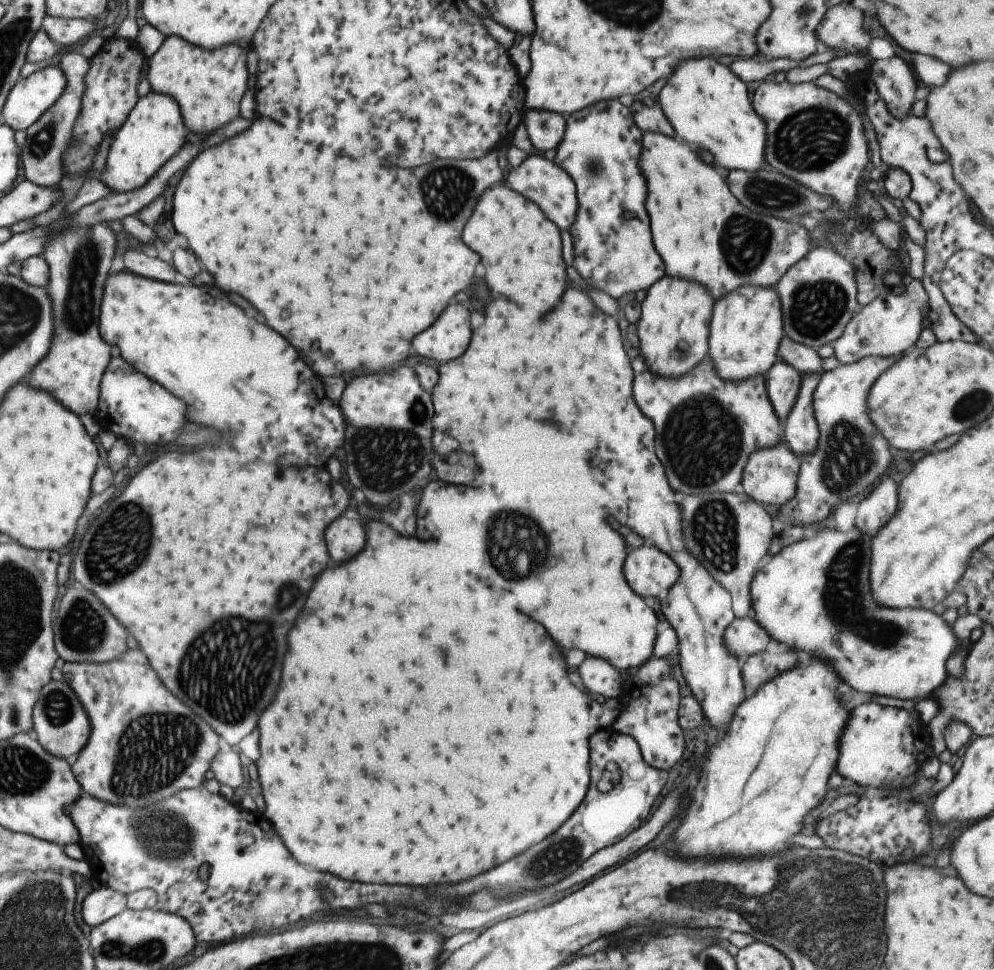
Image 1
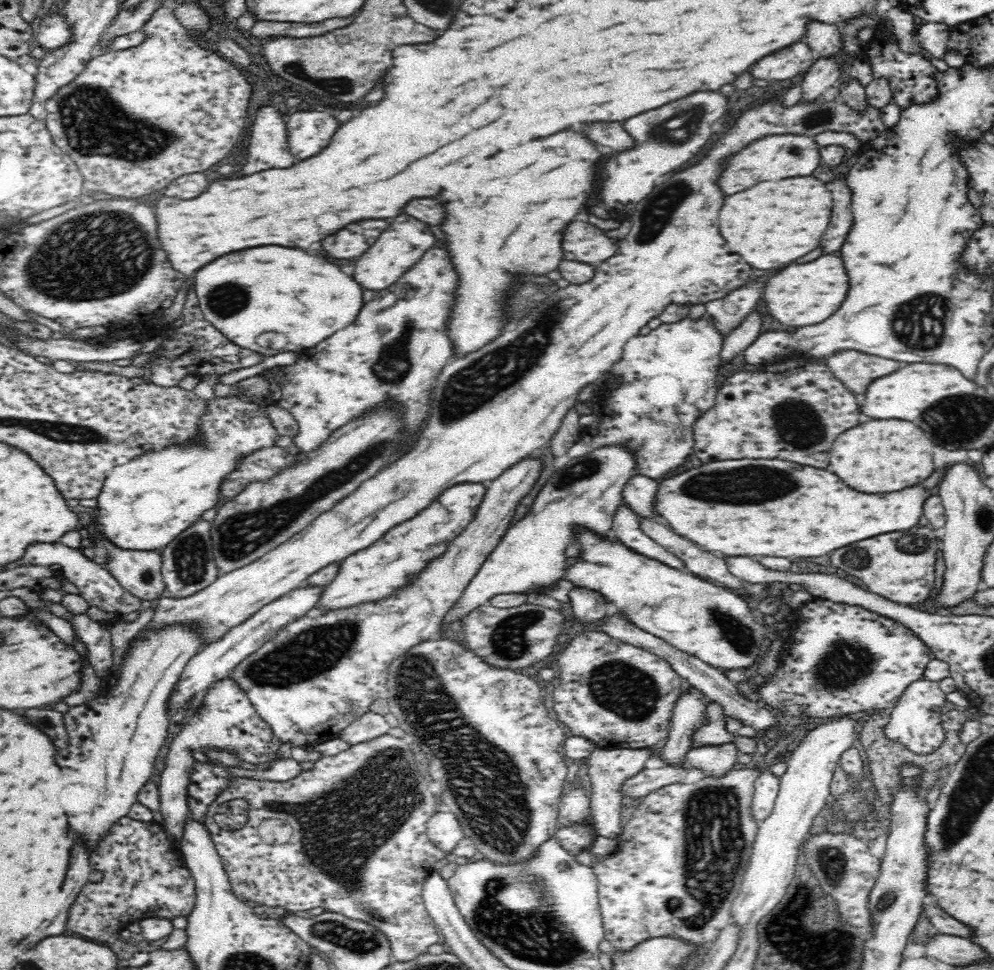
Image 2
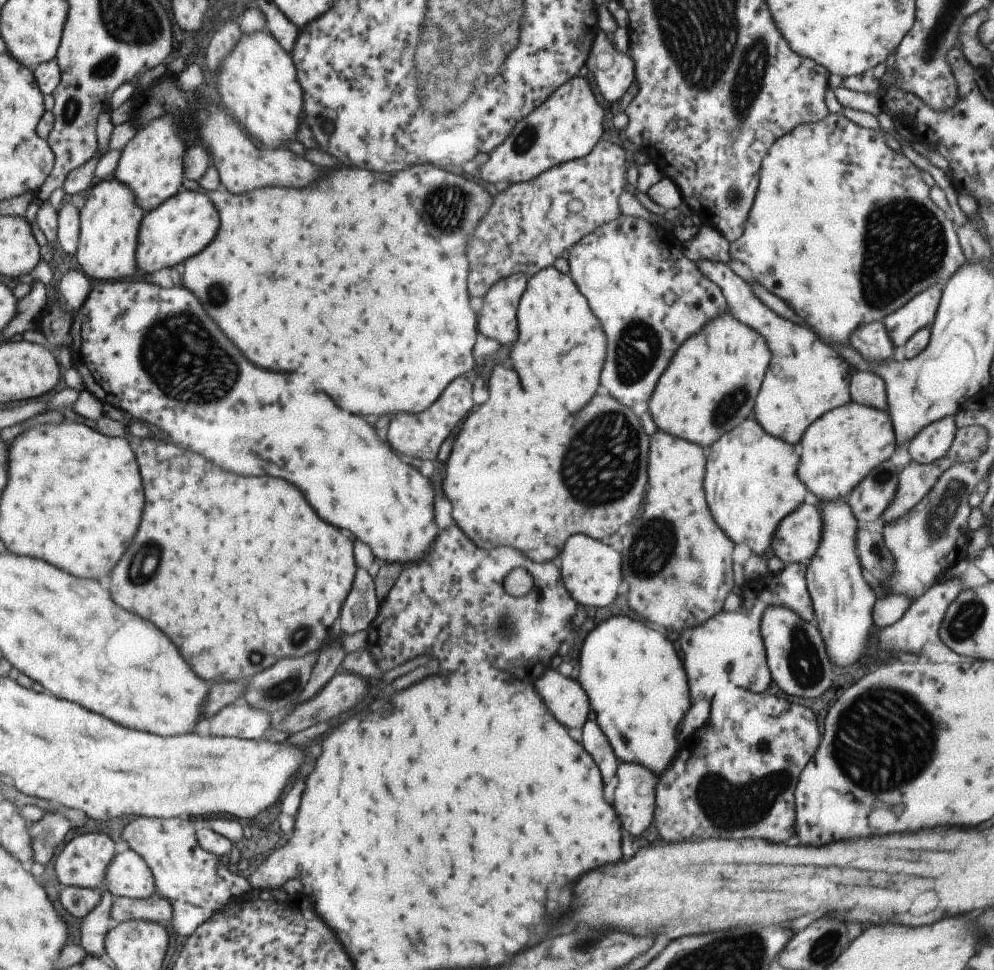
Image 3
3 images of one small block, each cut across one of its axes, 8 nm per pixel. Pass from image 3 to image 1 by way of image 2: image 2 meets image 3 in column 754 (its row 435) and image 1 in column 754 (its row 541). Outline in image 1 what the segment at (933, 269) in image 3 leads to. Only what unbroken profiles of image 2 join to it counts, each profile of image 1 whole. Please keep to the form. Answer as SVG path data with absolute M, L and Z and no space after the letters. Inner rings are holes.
M711 58L681 62L659 92L659 106L675 134L689 144L713 154L713 162L725 170L755 174L765 170L765 120L749 102L745 84Z

